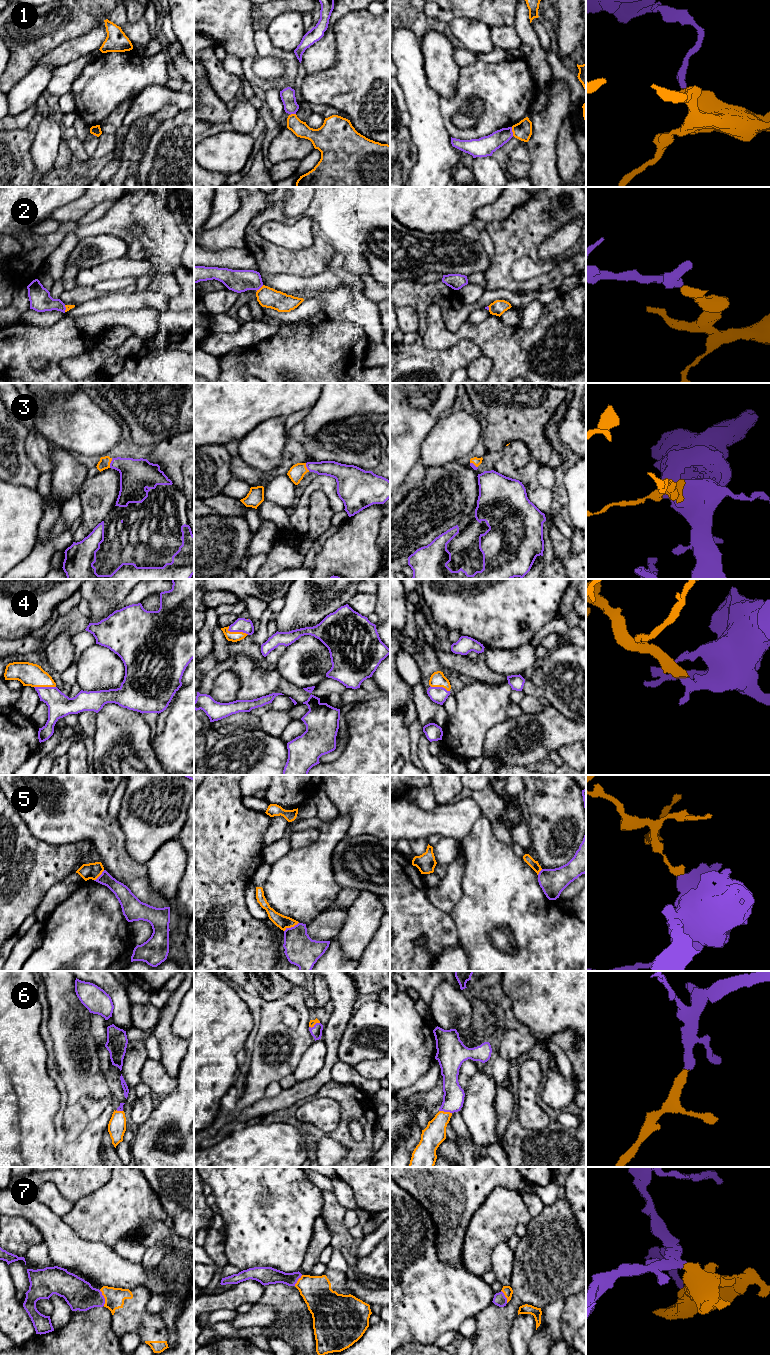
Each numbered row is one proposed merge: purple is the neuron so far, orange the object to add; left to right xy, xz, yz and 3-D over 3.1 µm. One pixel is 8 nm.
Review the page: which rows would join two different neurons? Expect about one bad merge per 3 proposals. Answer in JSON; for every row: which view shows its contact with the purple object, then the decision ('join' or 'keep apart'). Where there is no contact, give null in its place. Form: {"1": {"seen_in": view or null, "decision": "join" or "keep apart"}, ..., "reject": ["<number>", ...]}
{"1": {"seen_in": "yz", "decision": "keep apart"}, "2": {"seen_in": "xz", "decision": "join"}, "3": {"seen_in": "xy", "decision": "join"}, "4": {"seen_in": "xz", "decision": "join"}, "5": {"seen_in": "xz", "decision": "keep apart"}, "6": {"seen_in": "yz", "decision": "join"}, "7": {"seen_in": "xy", "decision": "join"}, "reject": ["1", "5"]}

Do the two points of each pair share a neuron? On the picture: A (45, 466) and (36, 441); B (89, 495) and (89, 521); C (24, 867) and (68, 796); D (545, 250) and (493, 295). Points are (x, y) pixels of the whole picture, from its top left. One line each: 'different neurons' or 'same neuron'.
A: same neuron
B: same neuron
C: different neurons
D: different neurons

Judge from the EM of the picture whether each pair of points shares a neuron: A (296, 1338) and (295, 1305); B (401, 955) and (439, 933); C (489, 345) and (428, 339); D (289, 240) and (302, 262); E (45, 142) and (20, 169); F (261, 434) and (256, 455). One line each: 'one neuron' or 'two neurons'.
A: one neuron
B: one neuron
C: one neuron
D: two neurons
E: two neurons
F: one neuron

